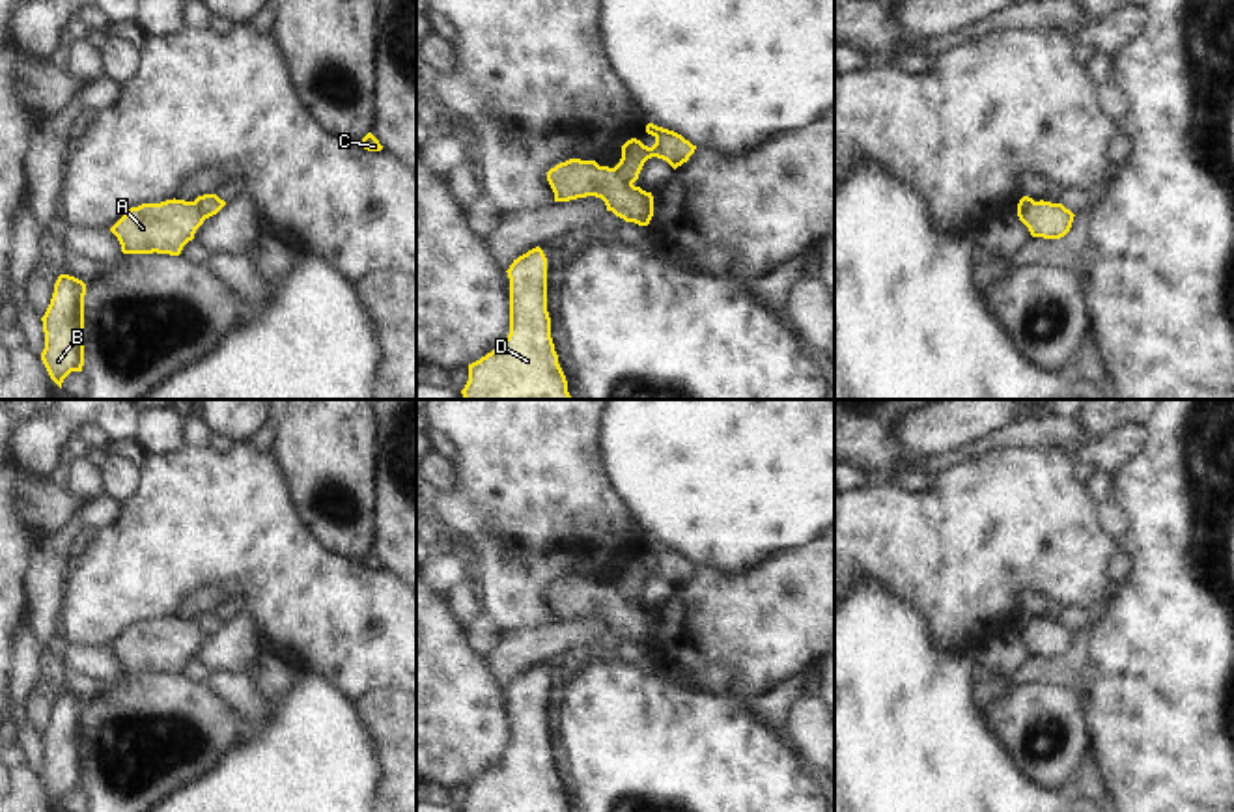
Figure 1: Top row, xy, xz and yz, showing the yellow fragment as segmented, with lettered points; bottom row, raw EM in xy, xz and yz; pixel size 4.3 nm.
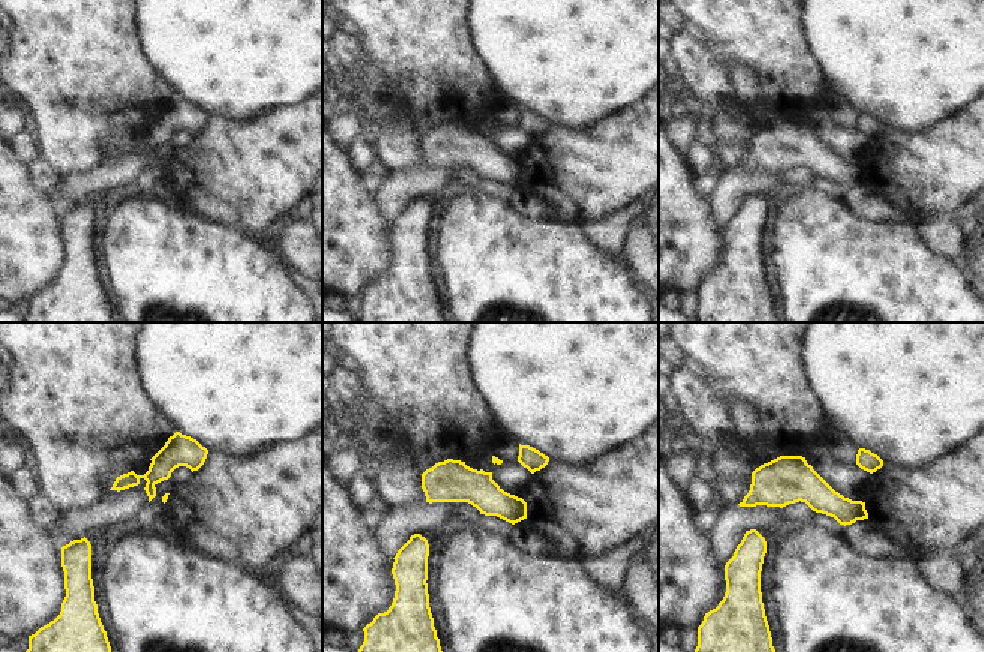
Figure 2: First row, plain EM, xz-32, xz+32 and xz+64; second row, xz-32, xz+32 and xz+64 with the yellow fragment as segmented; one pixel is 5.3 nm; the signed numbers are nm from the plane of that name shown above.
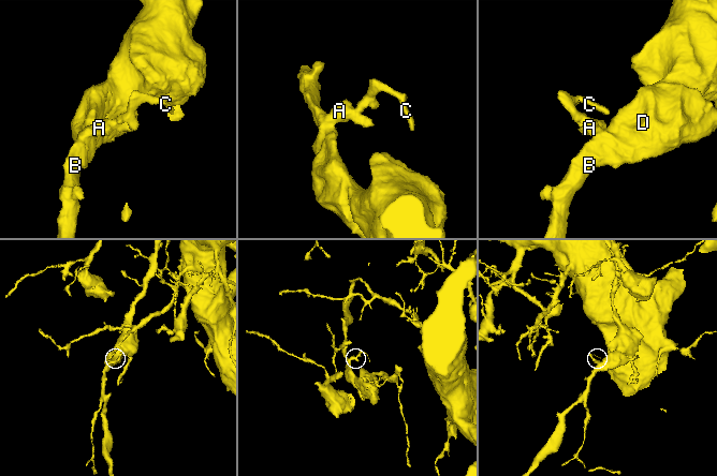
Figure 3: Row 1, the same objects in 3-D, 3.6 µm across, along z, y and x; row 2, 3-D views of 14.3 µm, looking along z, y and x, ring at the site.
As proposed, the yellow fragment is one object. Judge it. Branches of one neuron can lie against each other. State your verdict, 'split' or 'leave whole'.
split

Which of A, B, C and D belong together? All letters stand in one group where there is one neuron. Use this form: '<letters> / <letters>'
A B D / C

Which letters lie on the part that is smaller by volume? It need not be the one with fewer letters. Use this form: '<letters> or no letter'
C

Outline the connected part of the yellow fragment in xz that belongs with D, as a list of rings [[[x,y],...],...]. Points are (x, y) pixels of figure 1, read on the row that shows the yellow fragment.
[[[540,246],[513,259],[510,278],[510,334],[491,353],[469,364],[465,399],[571,399],[551,338],[547,258]]]

